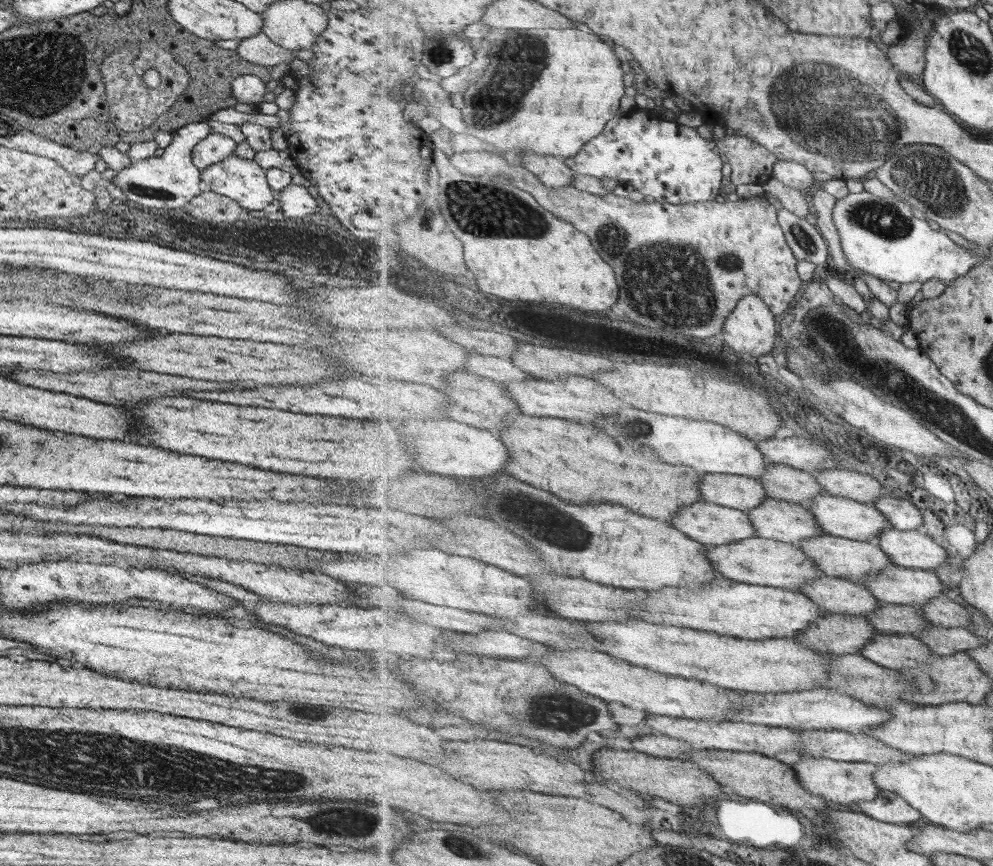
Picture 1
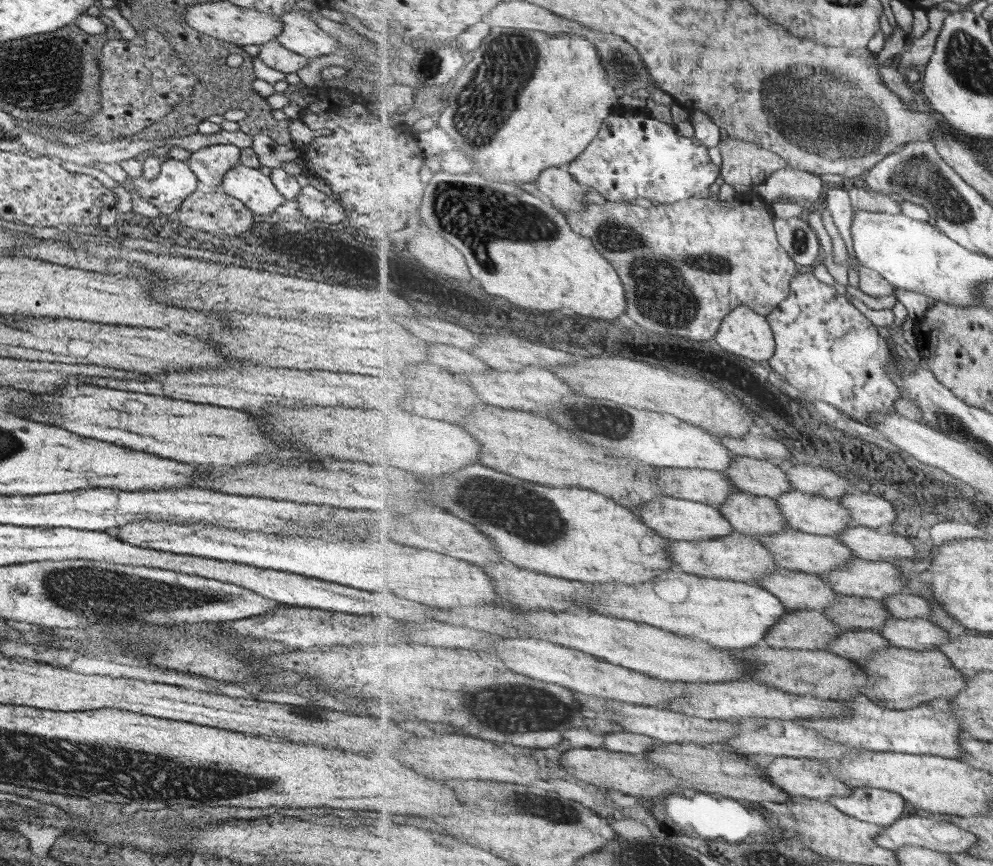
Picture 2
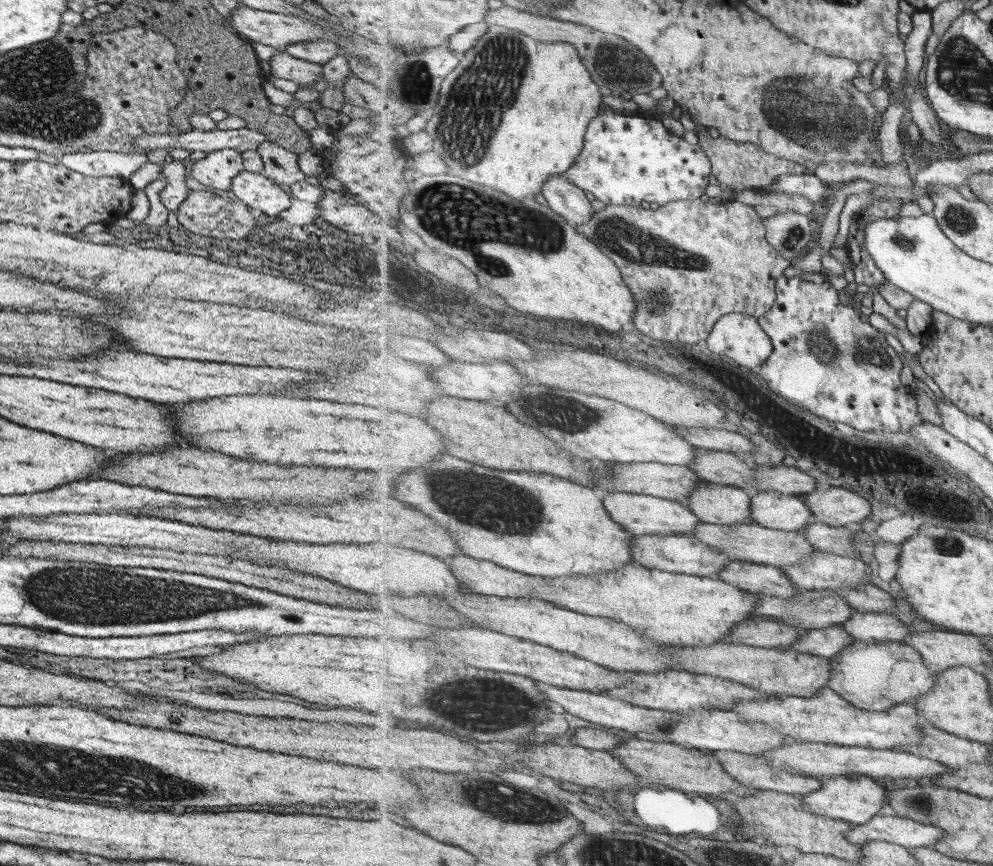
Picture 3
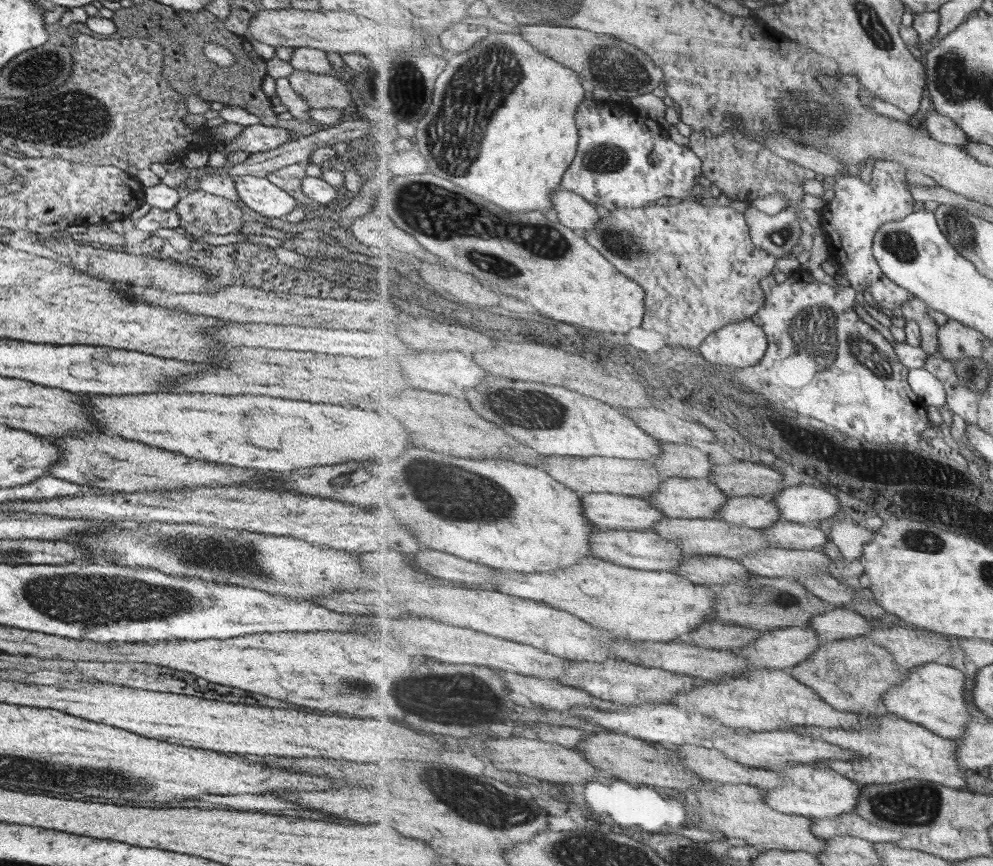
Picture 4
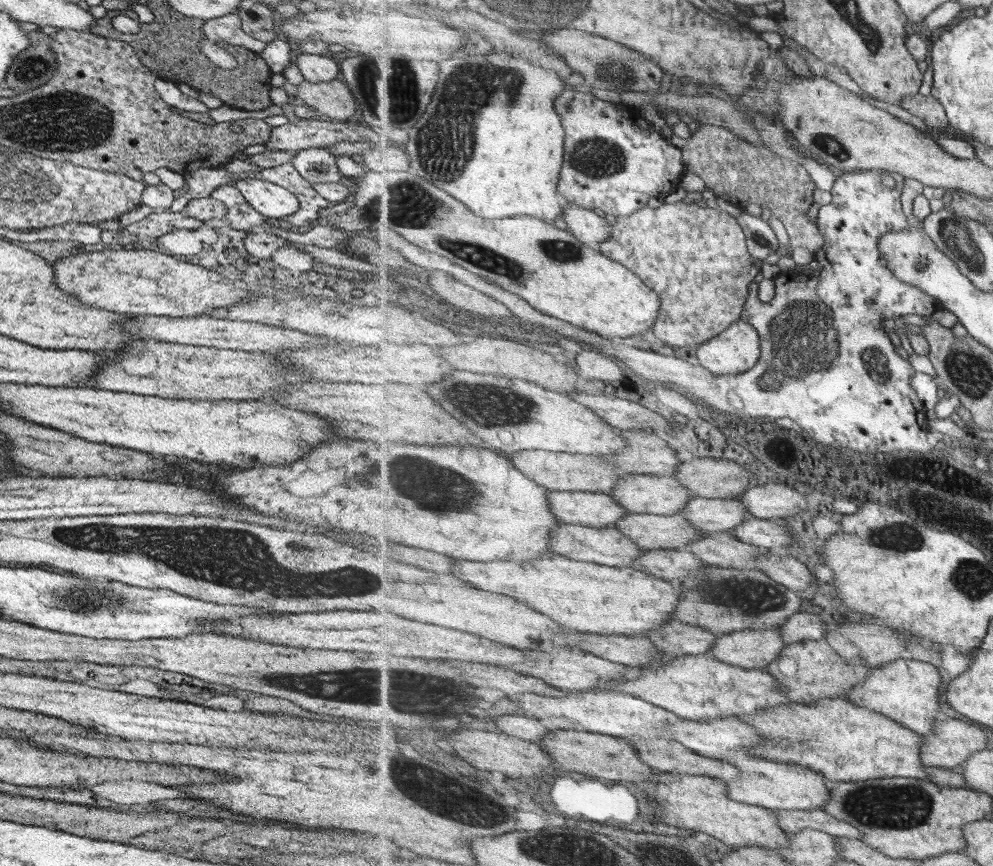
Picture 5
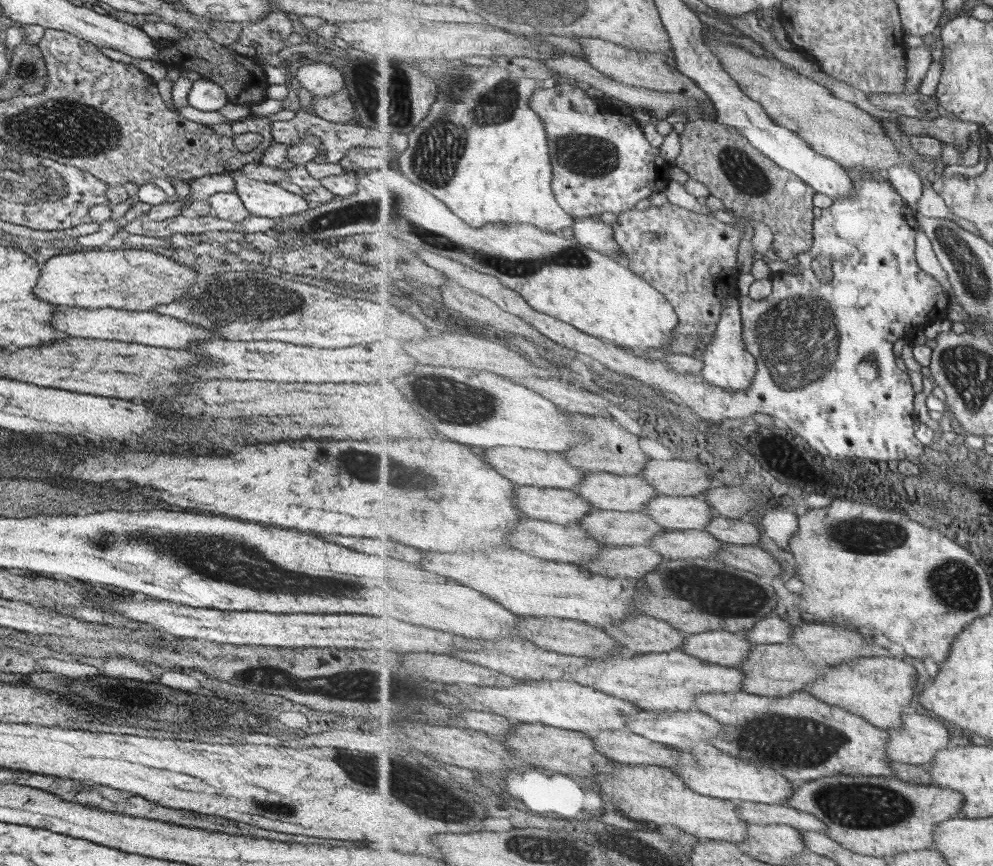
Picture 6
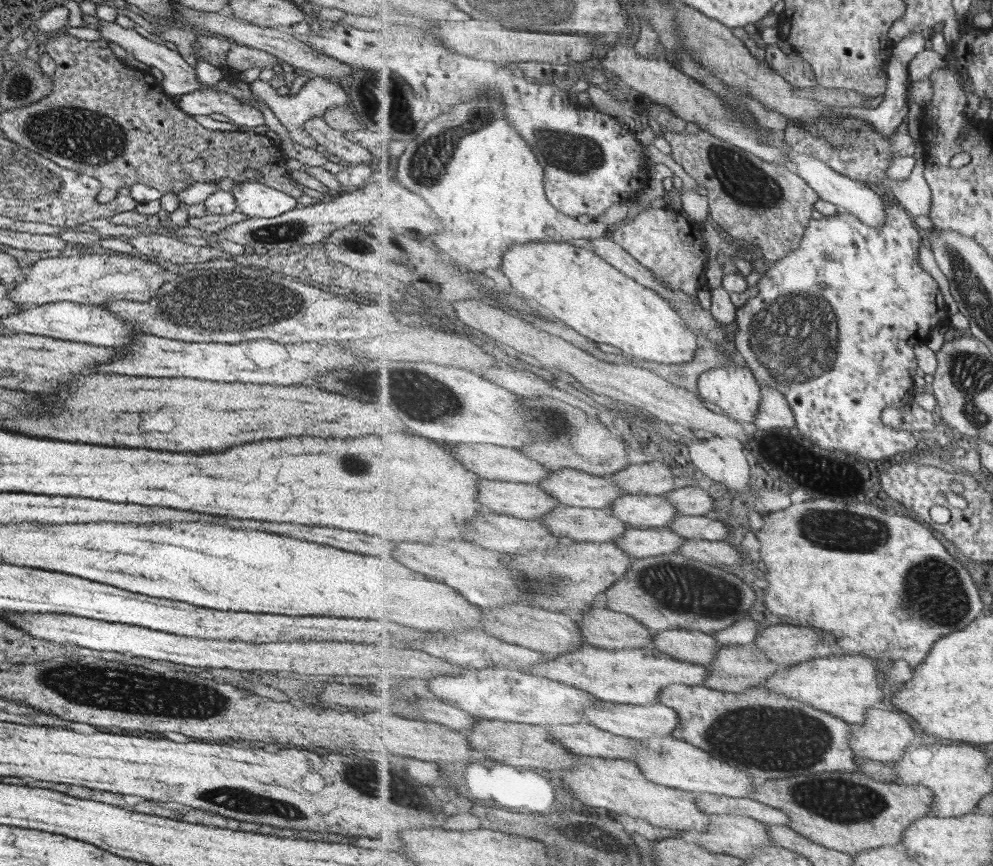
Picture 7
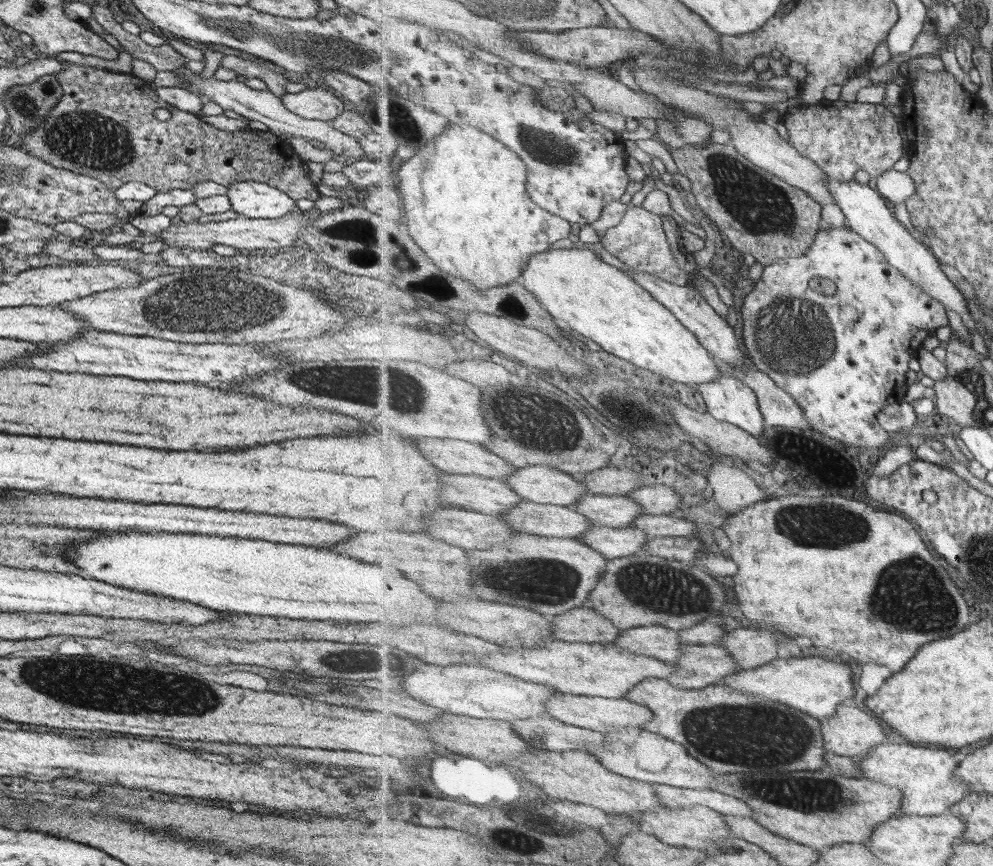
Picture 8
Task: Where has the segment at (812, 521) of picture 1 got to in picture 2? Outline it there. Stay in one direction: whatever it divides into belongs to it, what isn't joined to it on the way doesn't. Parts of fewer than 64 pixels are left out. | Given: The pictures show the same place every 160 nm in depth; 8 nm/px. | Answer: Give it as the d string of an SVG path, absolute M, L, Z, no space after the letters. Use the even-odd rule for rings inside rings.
M738 491L718 508L744 535L774 534L791 528L777 500L768 496Z

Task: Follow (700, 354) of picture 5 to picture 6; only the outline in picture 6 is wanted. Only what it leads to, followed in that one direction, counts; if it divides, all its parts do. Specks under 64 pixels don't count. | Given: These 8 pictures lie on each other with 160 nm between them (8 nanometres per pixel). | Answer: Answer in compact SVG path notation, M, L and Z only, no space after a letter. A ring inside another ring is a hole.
M737 296L724 298L724 309L718 329L714 332L711 342L702 354L704 367L701 370L701 376L715 386L719 385L732 391L749 389L758 372L758 362L755 355L747 350L743 338L743 322L741 322L741 310L739 308L741 306L739 306Z

